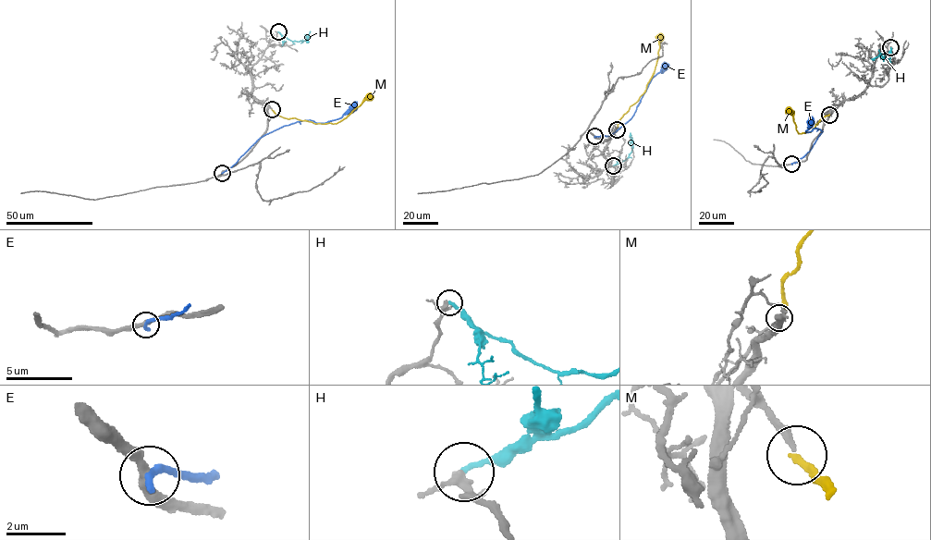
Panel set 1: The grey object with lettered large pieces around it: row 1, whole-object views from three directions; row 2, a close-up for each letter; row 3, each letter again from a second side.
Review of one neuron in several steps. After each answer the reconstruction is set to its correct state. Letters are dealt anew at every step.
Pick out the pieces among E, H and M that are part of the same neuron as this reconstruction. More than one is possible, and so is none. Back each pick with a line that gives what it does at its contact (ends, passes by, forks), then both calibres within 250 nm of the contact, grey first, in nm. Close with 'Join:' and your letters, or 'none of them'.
M: It ends there. Thickness 240 nm (grey) against 240 nm
Join: M

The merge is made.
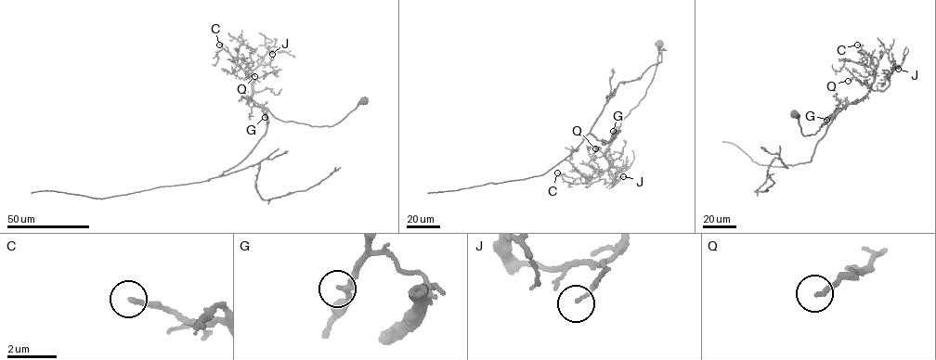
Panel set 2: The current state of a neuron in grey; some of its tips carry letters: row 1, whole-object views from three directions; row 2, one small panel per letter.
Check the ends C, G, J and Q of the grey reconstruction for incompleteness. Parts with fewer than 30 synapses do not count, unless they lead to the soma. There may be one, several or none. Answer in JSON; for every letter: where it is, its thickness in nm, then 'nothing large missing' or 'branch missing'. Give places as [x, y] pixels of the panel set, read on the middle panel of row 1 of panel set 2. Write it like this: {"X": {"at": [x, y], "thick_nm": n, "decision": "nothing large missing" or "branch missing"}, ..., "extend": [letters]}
{"C": {"at": [557, 173], "thick_nm": 200, "decision": "branch missing"}, "G": {"at": [613, 131], "thick_nm": 200, "decision": "nothing large missing"}, "J": {"at": [623, 176], "thick_nm": 80, "decision": "nothing large missing"}, "Q": {"at": [595, 148], "thick_nm": 170, "decision": "nothing large missing"}, "extend": ["C"]}

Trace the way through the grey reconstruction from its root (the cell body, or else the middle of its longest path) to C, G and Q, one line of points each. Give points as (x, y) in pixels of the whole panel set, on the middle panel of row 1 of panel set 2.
C: (657, 44), (657, 61), (645, 96), (621, 122), (604, 151), (609, 166), (592, 178), (573, 178), (557, 173)
G: (657, 44), (657, 61), (645, 96), (621, 122), (618, 131), (615, 133), (617, 134), (616, 129), (613, 131)
Q: (657, 44), (653, 79), (609, 142), (606, 170), (601, 171), (591, 159), (595, 148)

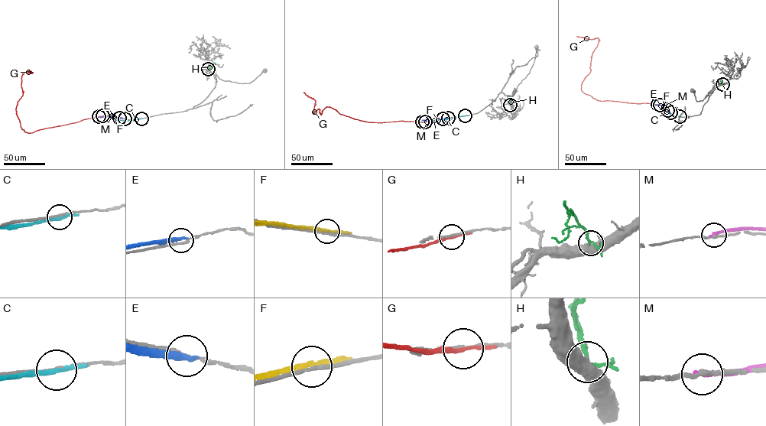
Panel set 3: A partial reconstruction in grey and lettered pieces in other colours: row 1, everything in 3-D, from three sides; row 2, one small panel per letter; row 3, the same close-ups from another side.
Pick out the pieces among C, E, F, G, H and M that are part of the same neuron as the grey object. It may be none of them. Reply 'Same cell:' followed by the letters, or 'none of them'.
Same cell: H

